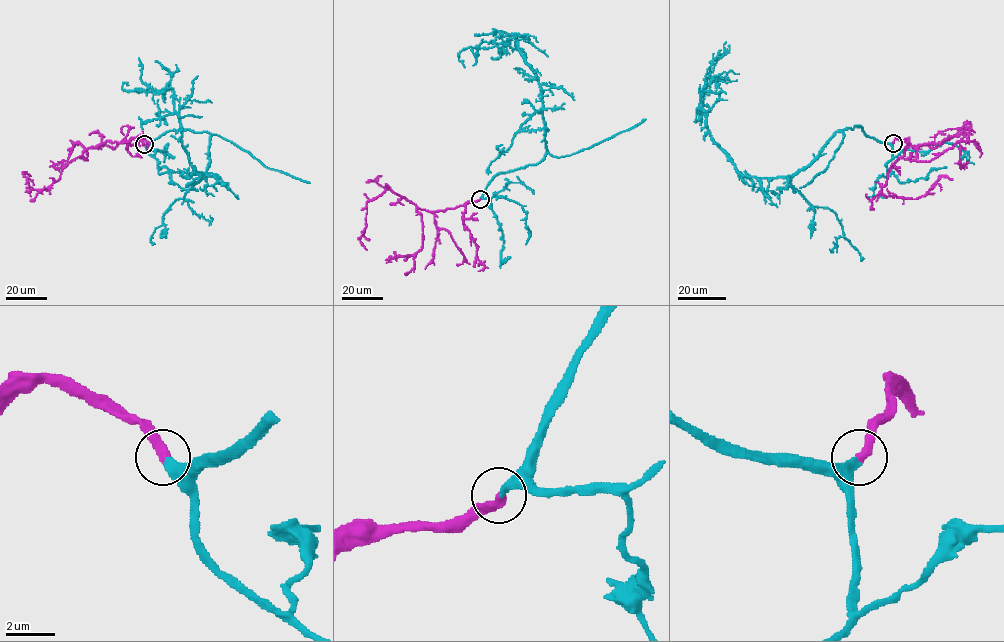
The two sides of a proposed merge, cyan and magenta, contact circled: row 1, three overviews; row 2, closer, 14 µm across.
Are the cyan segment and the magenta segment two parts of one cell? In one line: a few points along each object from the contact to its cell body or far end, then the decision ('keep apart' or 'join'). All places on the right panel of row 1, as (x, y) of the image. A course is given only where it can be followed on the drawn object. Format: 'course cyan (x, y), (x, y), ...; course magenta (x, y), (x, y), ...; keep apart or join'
course cyan (893, 143), (856, 125), (836, 132), (793, 174), (743, 176), (711, 137), (702, 107), (712, 79), (739, 73); course magenta (893, 142), (896, 135), (908, 143), (888, 173), (881, 188), (885, 196), (917, 198), (939, 176), (952, 180); join

